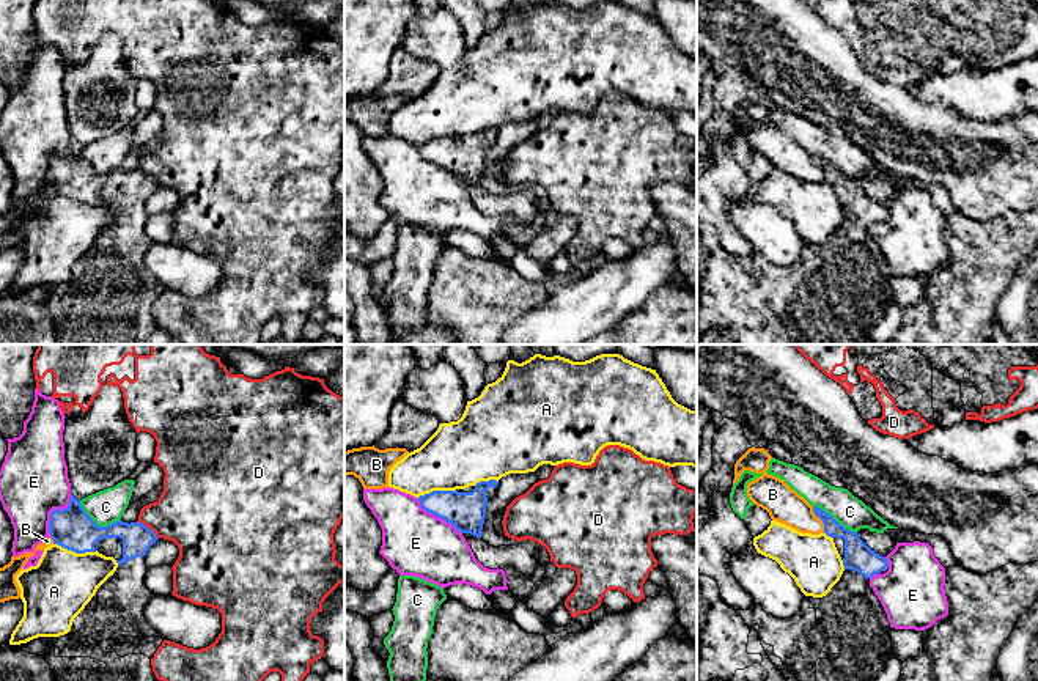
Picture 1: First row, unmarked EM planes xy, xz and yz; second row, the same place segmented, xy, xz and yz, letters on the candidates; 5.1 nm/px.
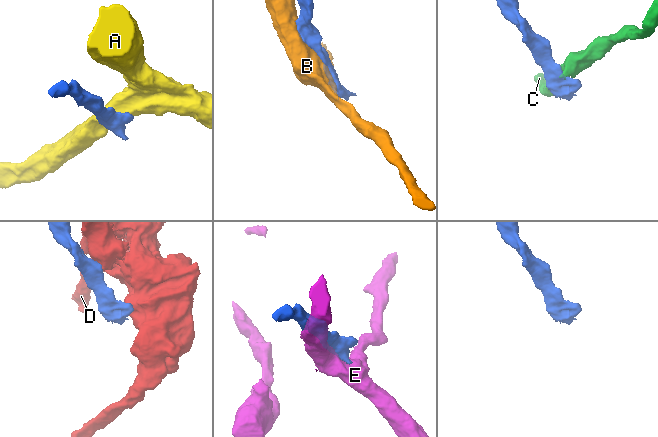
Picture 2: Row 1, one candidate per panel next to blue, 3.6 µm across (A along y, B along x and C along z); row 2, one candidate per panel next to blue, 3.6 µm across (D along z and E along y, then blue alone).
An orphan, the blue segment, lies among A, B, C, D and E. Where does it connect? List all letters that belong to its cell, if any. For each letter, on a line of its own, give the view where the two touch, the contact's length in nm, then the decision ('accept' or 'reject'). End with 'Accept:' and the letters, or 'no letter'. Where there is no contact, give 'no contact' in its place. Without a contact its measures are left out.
A: contact in xy; length 220 nm; reject
B: contact in yz; length 150 nm; reject
C: contact in xy; length 240 nm; reject
D: contact in xy; length 140 nm; reject
E: contact in xy; length 240 nm; reject
Accept: no letter

